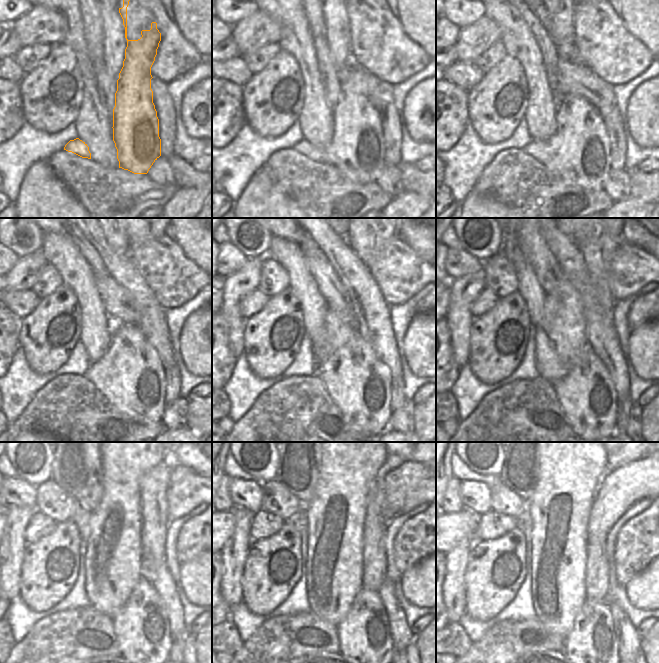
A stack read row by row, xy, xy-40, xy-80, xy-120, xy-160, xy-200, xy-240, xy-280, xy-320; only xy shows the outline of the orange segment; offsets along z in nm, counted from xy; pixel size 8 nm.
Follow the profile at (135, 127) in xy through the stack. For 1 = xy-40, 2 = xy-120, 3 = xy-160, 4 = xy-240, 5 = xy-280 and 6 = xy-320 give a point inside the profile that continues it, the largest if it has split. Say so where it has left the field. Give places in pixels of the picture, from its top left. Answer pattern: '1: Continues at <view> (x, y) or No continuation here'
1: Continues at xy-40 (357, 149)
2: Continues at xy-120 (131, 376)
3: Continues at xy-160 (359, 384)
4: Continues at xy-240 (141, 627)
5: Continues at xy-280 (365, 641)
6: Continues at xy-320 (592, 645).

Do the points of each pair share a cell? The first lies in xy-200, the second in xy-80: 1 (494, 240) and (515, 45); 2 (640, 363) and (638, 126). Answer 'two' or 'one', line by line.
1: two
2: one

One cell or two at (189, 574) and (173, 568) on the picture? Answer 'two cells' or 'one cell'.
two cells

